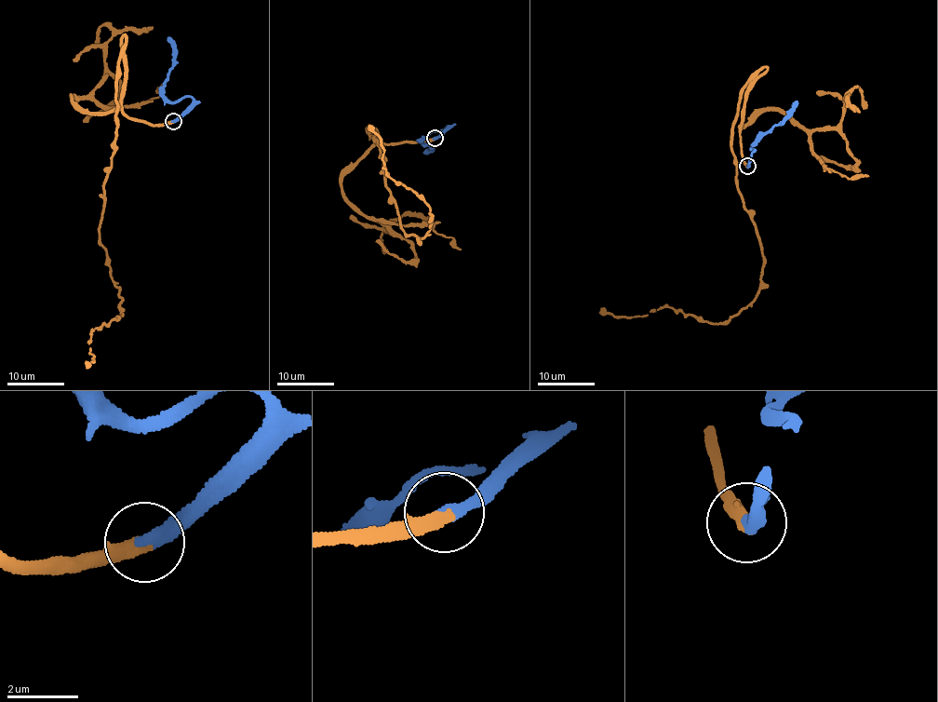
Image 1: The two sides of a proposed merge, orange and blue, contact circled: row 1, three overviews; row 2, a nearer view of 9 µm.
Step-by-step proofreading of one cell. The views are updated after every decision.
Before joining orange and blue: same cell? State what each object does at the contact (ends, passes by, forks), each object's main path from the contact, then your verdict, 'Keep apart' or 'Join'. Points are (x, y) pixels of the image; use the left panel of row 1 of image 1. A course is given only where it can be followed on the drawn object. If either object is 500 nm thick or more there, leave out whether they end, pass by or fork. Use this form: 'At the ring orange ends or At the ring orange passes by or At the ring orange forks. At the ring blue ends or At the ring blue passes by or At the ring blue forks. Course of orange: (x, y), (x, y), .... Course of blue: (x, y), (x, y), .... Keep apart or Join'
At the ring orange ends. At the ring blue ends. Course of orange: (172, 121), (150, 125), (124, 112), (121, 58), (99, 232), (123, 317), (93, 330), (95, 362), (87, 367). Course of blue: (173, 121), (193, 100), (189, 96), (172, 101), (164, 95), (162, 87), (173, 61), (170, 40), (167, 36). Join

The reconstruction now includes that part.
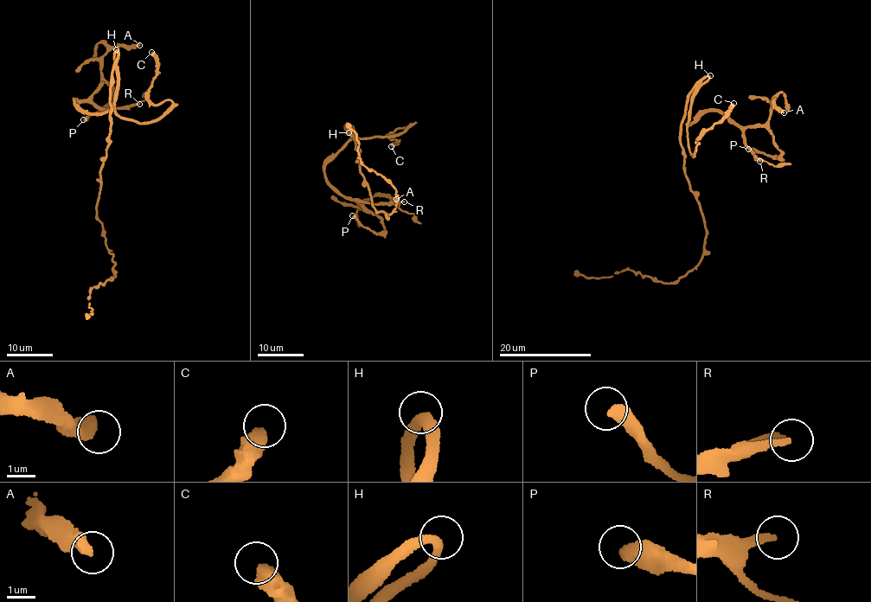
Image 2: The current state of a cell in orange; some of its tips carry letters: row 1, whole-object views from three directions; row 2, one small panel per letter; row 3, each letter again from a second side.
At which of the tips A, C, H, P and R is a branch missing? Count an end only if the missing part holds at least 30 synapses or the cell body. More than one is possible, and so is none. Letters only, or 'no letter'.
C, R

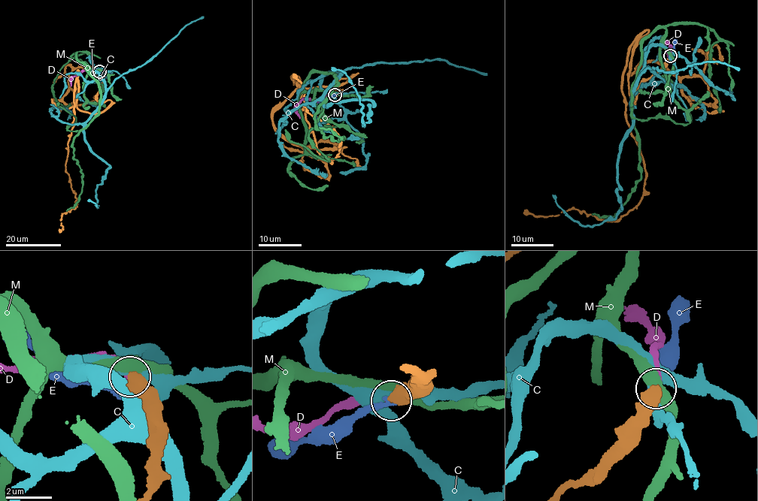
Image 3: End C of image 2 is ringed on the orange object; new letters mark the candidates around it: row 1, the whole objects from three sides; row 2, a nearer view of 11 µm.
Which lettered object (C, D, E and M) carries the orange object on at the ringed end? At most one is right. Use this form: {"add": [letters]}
{"add": ["D"]}

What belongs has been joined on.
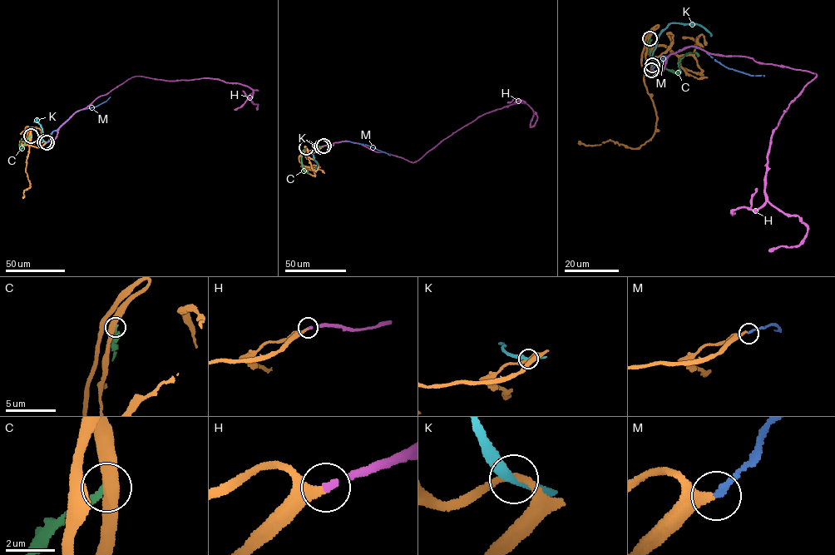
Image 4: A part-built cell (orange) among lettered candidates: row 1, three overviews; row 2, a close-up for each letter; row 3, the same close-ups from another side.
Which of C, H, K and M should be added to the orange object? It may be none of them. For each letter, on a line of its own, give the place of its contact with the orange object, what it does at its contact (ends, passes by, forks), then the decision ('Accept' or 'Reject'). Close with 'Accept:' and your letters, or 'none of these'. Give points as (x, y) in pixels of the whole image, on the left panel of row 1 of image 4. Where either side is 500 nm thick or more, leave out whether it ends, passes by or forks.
C: Touches orange at (31, 136). Reject
H: Touches orange at (46, 142). It ends there. Accept
K: Touches orange at (44, 141). It passes by. Reject
M: Touches orange at (46, 142). It ends there. Reject
Accept: H

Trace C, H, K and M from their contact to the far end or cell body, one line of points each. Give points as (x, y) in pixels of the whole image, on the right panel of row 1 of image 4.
C: (649, 37), (649, 56), (669, 69), (676, 71), (679, 59), (689, 52), (699, 56)
H: (650, 69), (694, 47), (816, 73), (774, 131), (766, 176), (768, 200), (807, 232), (797, 245), (768, 250)
K: (652, 65), (653, 52), (659, 37), (670, 23), (699, 24), (709, 34)
M: (651, 70), (665, 56), (667, 58), (684, 48), (693, 46), (704, 51), (728, 68), (751, 76), (764, 75)

